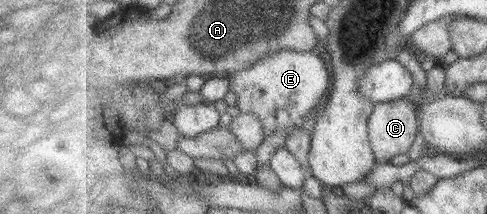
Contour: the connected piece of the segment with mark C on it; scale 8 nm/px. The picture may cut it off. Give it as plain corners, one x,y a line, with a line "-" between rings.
404,97
396,102
376,104
369,120
371,146
375,151
378,162
390,163
395,156
407,154
417,140
420,131
419,108
410,98

